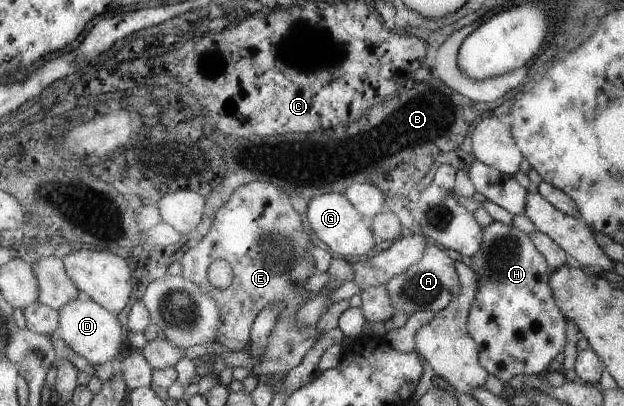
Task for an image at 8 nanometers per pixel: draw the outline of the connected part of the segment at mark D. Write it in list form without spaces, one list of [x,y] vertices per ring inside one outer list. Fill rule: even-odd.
[[[74,298],[58,308],[58,336],[60,340],[73,350],[78,356],[85,358],[90,364],[104,364],[119,355],[122,349],[122,334],[125,331],[121,327],[120,320],[116,319],[114,313],[104,310],[90,298]]]

